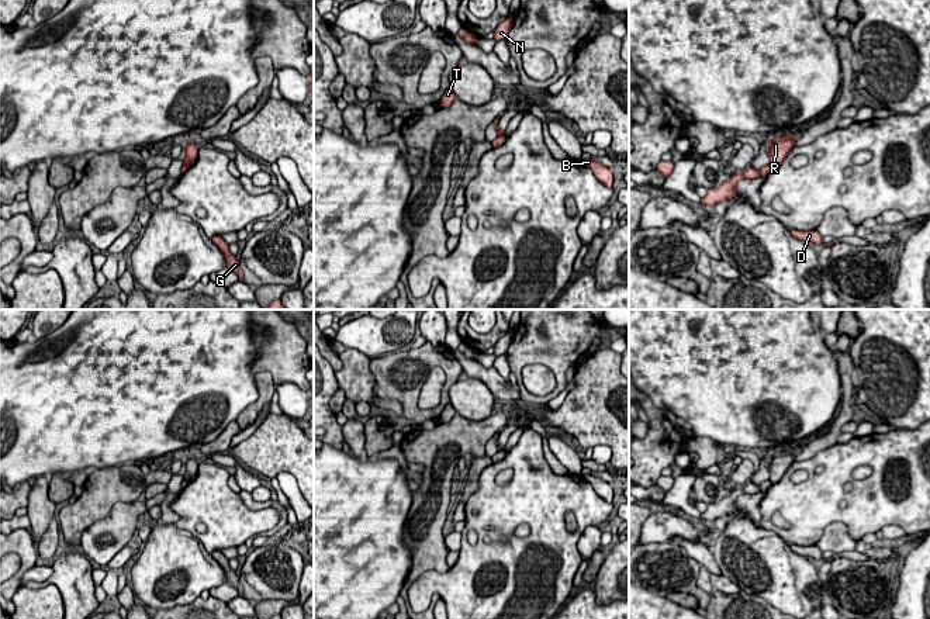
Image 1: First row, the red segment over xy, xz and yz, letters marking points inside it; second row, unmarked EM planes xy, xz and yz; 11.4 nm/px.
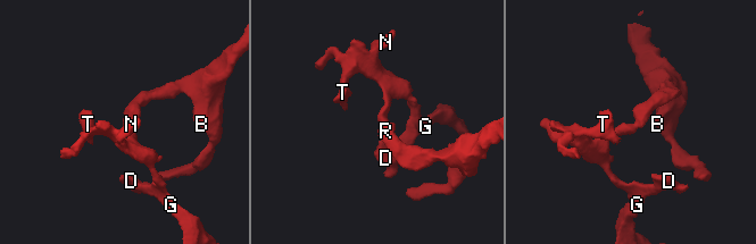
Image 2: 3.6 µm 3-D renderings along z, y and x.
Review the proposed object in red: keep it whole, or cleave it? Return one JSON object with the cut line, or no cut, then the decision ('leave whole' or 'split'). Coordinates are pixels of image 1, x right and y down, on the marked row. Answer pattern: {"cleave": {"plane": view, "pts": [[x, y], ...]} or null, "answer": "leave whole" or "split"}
{"cleave": {"plane": "yz", "pts": [[768, 165], [773, 168]]}, "answer": "split"}

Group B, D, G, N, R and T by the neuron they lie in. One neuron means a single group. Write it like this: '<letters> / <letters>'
B R / D G N T

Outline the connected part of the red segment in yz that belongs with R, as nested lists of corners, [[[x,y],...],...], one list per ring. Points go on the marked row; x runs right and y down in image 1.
[[[788,134],[784,136],[774,138],[768,142],[767,152],[770,155],[770,166],[778,167],[785,159],[786,153],[794,148],[796,135]]]

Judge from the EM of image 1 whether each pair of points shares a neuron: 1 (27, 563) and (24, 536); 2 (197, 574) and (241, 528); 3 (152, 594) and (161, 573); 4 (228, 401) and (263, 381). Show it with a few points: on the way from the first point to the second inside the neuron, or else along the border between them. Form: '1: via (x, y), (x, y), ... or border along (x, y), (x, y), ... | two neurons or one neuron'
1: via (27, 556), (24, 543) | one neuron
2: border along (187, 531), (210, 554) | two neurons
3: via (154, 588), (155, 578) | one neuron
4: border along (255, 374), (258, 397), (238, 414) | two neurons

